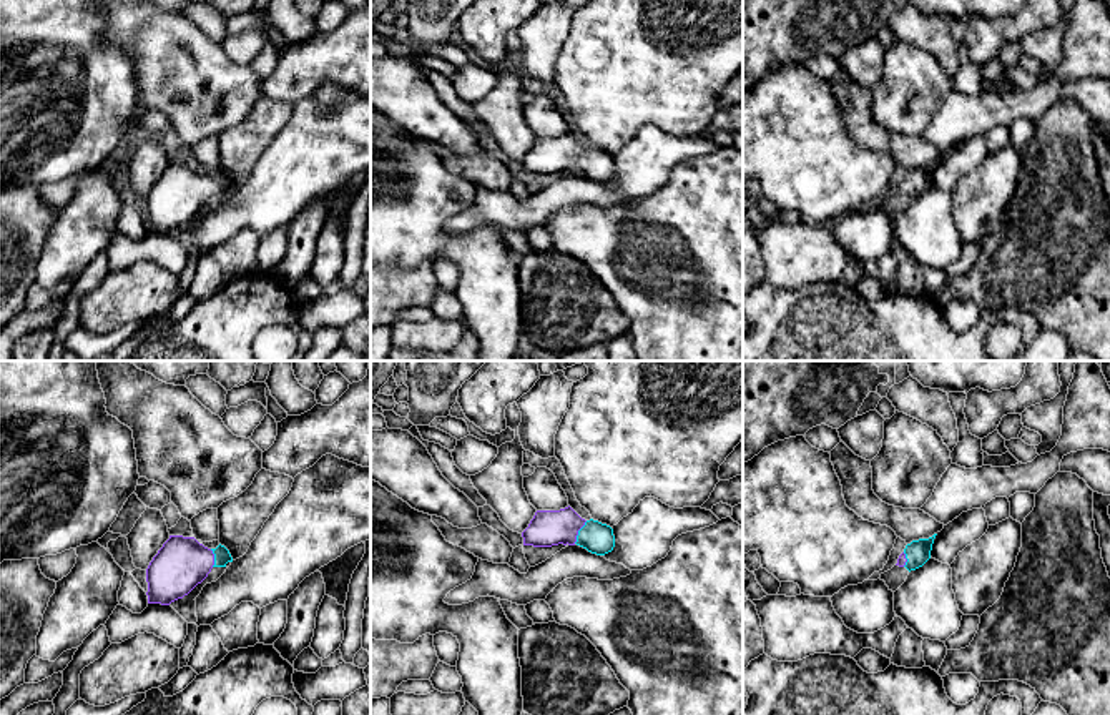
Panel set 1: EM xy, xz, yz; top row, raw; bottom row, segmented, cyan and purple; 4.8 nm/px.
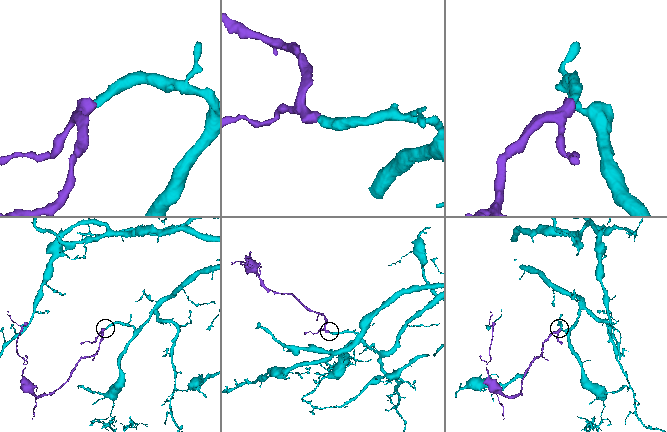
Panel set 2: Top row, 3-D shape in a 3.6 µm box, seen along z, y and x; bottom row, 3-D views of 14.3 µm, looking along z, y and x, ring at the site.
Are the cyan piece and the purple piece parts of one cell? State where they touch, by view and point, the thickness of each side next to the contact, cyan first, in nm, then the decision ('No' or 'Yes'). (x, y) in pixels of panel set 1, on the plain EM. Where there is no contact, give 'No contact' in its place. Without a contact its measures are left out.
Touches cyan at xz (579, 160). Thickness 150 nm (cyan) against 180 nm. Yes

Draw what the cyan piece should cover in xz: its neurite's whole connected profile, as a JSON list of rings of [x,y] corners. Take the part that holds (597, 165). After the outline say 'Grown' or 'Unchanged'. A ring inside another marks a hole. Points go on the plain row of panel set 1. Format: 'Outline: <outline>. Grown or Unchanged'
Outline: [[[570,133],[560,138],[537,138],[522,160],[523,173],[580,173],[592,181],[605,183],[615,175],[613,156],[598,148],[582,146]]]. Grown

